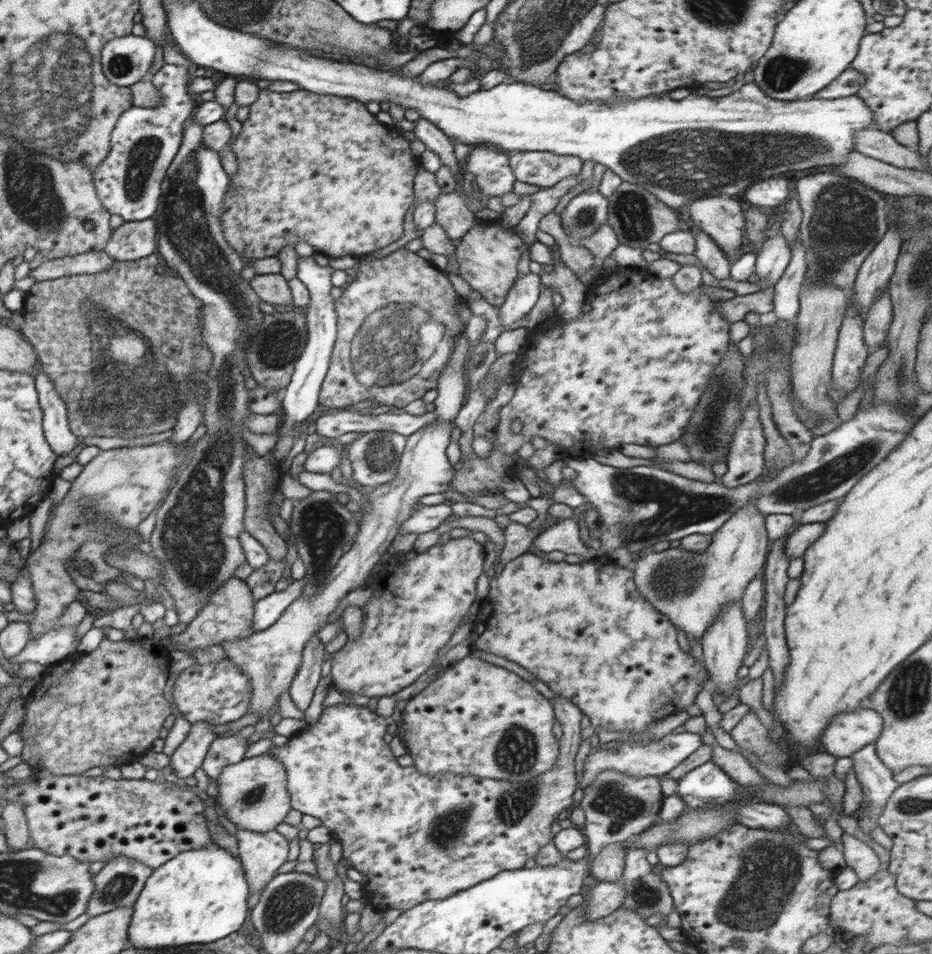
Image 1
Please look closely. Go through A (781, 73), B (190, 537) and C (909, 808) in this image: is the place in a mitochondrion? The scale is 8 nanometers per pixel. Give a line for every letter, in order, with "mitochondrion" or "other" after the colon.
A: mitochondrion
B: mitochondrion
C: mitochondrion

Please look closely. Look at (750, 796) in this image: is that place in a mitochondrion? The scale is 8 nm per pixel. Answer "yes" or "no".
no

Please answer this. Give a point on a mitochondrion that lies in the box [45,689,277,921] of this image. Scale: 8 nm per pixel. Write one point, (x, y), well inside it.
(121, 885)

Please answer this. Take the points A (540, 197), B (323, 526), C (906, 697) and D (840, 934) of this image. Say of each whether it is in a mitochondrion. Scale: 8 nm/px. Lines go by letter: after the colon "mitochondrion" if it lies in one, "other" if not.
A: other
B: mitochondrion
C: mitochondrion
D: other

